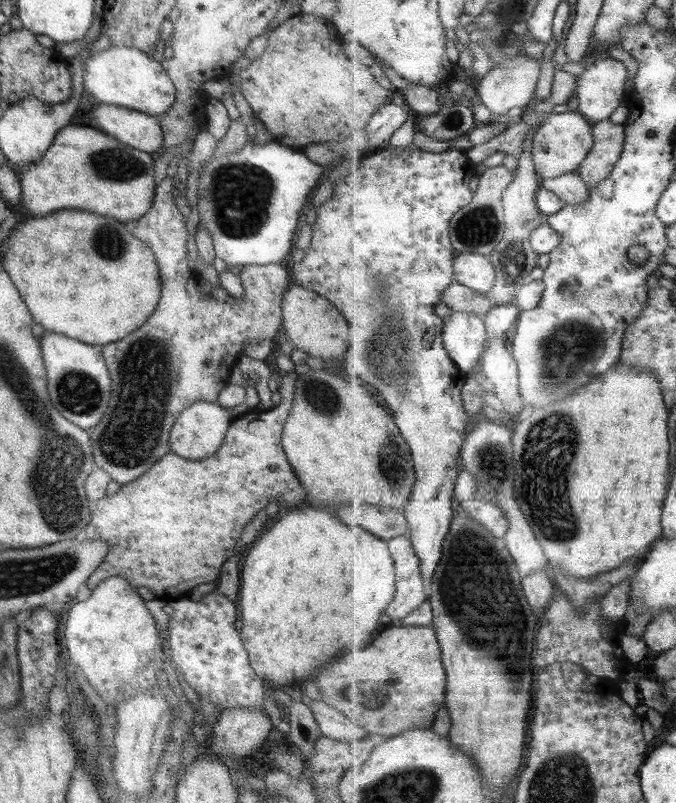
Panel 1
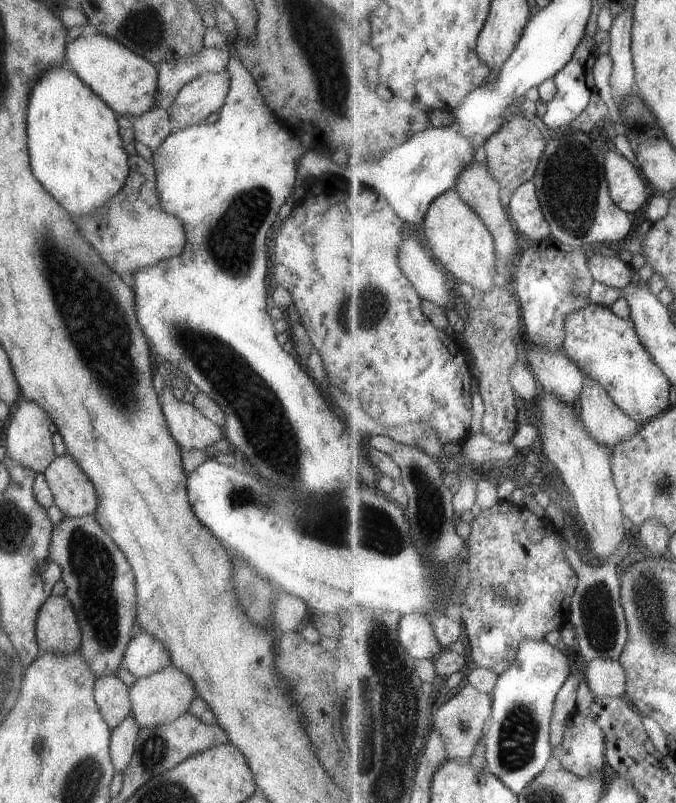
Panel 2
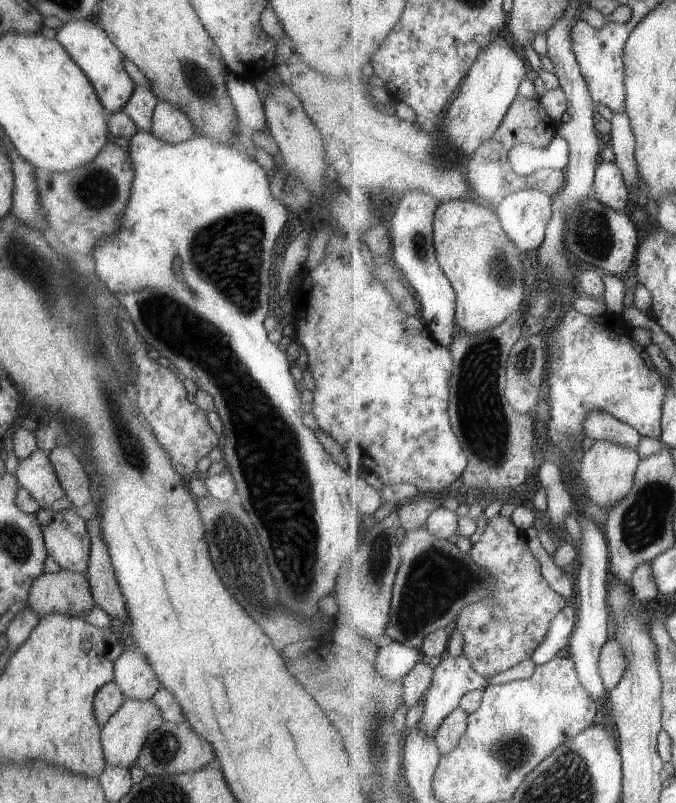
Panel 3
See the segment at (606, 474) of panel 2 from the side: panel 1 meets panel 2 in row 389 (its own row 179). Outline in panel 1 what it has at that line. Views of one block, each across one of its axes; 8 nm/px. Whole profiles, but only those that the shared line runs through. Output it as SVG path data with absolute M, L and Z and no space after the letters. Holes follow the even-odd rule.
M568 109L565 114L553 113L547 117L543 126L537 128L533 144L533 161L541 180L557 178L564 174L575 173L581 163L588 158L594 146L594 126L587 117L575 114L575 109Z

